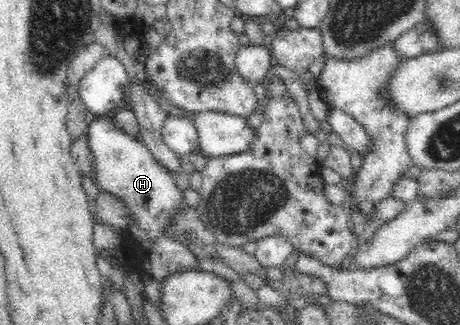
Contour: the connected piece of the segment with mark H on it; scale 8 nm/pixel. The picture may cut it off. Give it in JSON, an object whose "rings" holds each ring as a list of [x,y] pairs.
{"rings":[[[94,120],[87,128],[87,141],[90,147],[90,152],[93,156],[93,168],[94,168],[94,182],[100,188],[100,190],[106,190],[118,197],[124,199],[128,204],[128,207],[132,209],[131,228],[129,231],[124,232],[122,238],[123,250],[127,252],[127,260],[124,264],[126,268],[144,268],[148,272],[154,274],[154,278],[163,280],[167,276],[175,275],[179,272],[186,272],[187,270],[194,270],[196,268],[195,260],[196,256],[188,250],[186,246],[178,244],[171,239],[164,236],[164,232],[167,231],[169,222],[168,218],[171,218],[176,212],[176,209],[181,206],[185,206],[182,193],[178,191],[175,185],[176,176],[172,176],[171,172],[167,171],[163,165],[159,164],[159,161],[151,155],[148,147],[140,139],[136,141],[134,136],[126,134],[124,131],[118,130],[118,127],[112,126],[108,120]]]}

